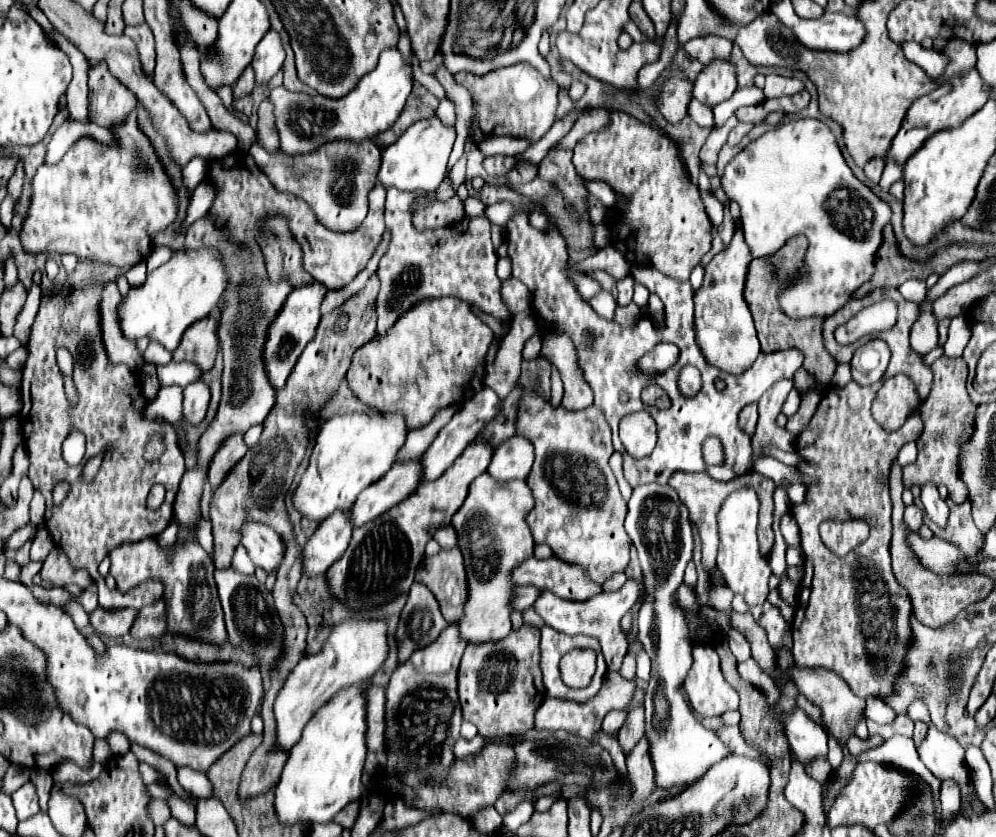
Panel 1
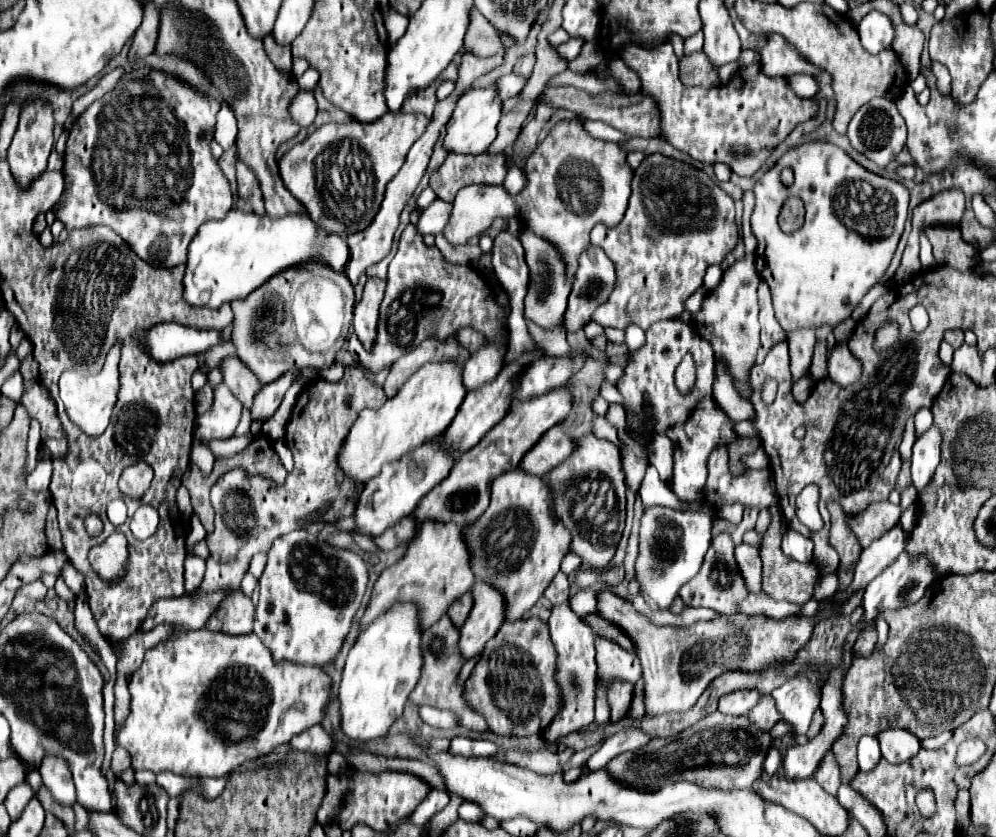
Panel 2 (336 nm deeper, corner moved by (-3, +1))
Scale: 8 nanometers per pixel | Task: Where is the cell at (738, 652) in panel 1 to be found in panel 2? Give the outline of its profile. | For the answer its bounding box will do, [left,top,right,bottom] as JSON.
[772,674,820,734]

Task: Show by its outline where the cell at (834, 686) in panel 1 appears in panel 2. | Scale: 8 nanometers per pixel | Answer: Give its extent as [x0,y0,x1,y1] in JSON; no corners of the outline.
[718,690,762,716]

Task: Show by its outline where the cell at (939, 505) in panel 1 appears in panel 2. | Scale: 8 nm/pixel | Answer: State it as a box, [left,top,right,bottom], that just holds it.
[912,426,942,492]

